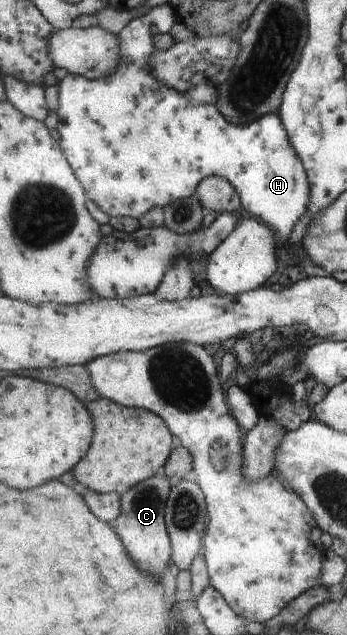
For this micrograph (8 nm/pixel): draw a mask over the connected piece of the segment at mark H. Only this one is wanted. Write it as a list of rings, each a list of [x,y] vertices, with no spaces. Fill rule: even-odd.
[[[136,17],[120,34],[117,34],[124,41],[124,54],[126,55],[124,64],[120,69],[121,73],[117,72],[117,75],[113,74],[113,77],[108,77],[104,80],[90,80],[82,75],[69,73],[59,84],[61,88],[60,96],[62,106],[59,111],[61,120],[57,128],[62,136],[60,142],[64,147],[64,152],[68,157],[69,163],[73,166],[73,169],[76,170],[77,177],[81,177],[84,188],[89,191],[89,195],[91,195],[90,199],[93,199],[95,204],[102,211],[111,215],[111,217],[117,218],[129,215],[136,221],[141,215],[145,215],[147,211],[151,211],[153,207],[161,207],[165,210],[170,203],[197,194],[201,181],[212,175],[220,175],[230,179],[231,183],[234,183],[240,191],[245,213],[250,212],[253,216],[261,217],[263,221],[273,226],[273,229],[277,231],[281,237],[289,240],[296,225],[309,209],[309,204],[312,201],[312,185],[310,184],[310,177],[304,161],[293,147],[292,137],[289,135],[287,127],[283,125],[283,121],[281,121],[282,117],[280,114],[266,115],[255,121],[255,123],[251,123],[251,125],[239,127],[239,125],[229,123],[229,121],[225,119],[225,115],[217,109],[218,106],[213,104],[205,104],[203,107],[198,106],[185,94],[181,95],[179,91],[161,85],[161,83],[151,75],[152,57],[158,50],[156,42],[154,41],[151,25],[153,25],[153,23],[151,23],[149,17]]]

